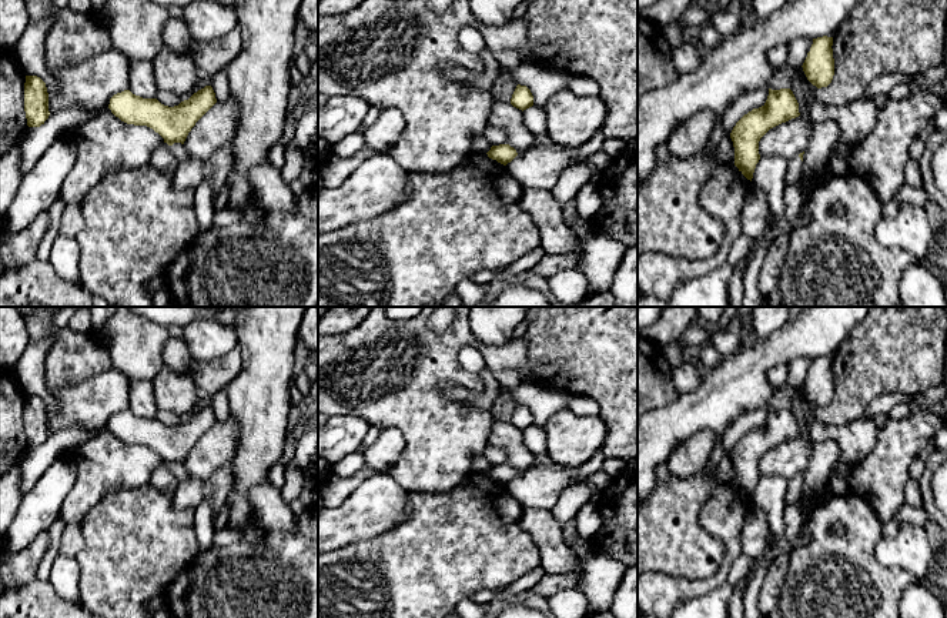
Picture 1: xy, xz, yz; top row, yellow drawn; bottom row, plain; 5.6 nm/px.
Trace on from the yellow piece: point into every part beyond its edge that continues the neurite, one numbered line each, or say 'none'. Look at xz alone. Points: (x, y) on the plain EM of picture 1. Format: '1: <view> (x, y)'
none

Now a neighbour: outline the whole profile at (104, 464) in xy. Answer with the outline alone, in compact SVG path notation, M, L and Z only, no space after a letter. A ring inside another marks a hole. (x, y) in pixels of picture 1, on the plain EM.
M110 428L78 448L77 480L61 505L68 524L80 522L110 492L140 488L164 458L147 445L121 441Z

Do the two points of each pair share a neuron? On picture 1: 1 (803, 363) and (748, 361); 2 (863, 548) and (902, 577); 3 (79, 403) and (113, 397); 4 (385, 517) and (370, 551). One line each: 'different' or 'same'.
1: different
2: same
3: same
4: different

